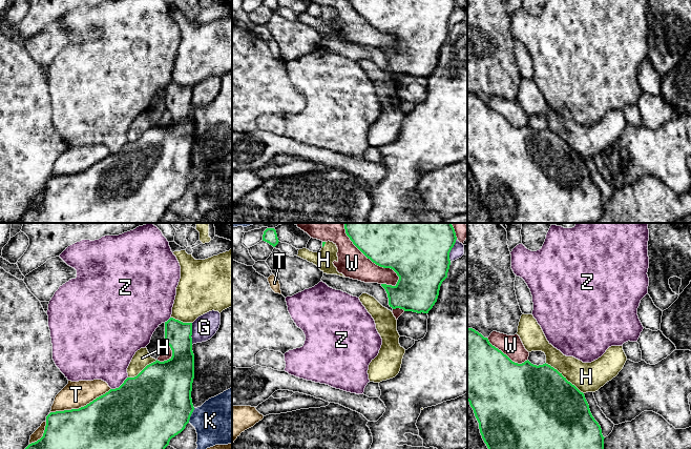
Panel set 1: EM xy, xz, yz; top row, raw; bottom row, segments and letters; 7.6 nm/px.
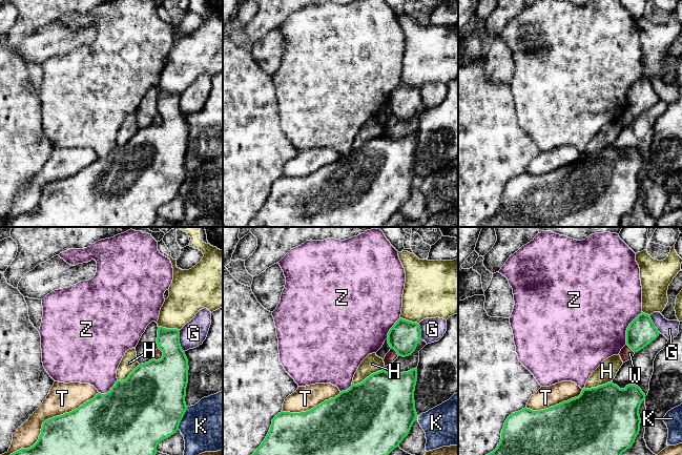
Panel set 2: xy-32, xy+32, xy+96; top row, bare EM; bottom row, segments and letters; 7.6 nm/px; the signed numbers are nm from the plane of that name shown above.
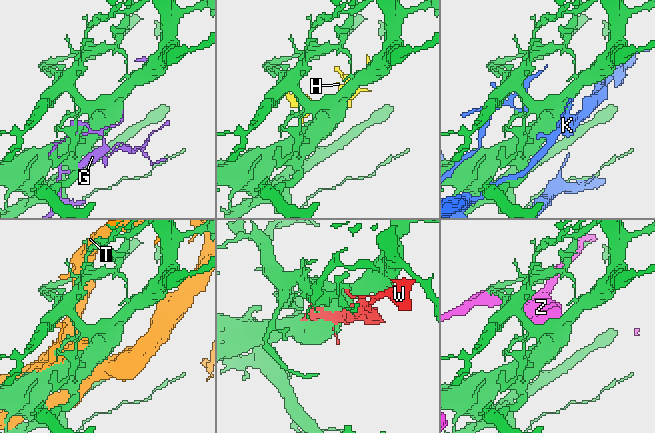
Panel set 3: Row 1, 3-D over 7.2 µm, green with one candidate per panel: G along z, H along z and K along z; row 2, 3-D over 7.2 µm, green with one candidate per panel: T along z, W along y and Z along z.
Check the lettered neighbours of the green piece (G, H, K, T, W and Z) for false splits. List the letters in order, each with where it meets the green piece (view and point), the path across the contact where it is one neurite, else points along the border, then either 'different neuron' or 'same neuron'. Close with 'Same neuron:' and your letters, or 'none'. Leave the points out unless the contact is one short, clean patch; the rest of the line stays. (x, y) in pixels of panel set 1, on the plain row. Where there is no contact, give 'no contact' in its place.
G: meets green in xy at (191, 98); different neuron
H: meets green in yz at (563, 141); same neuron
K: meets green in xy at (190, 180); different neuron
T: meets green in xy at (81, 171); different neuron
W: meets green in xz at (377, 28); different neuron
Z: meets green in xy at (121, 149); different neuron
Same neuron: H

